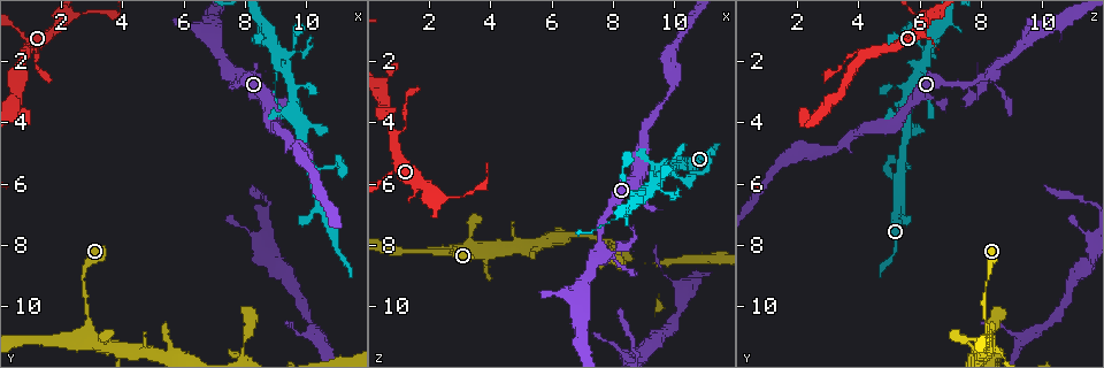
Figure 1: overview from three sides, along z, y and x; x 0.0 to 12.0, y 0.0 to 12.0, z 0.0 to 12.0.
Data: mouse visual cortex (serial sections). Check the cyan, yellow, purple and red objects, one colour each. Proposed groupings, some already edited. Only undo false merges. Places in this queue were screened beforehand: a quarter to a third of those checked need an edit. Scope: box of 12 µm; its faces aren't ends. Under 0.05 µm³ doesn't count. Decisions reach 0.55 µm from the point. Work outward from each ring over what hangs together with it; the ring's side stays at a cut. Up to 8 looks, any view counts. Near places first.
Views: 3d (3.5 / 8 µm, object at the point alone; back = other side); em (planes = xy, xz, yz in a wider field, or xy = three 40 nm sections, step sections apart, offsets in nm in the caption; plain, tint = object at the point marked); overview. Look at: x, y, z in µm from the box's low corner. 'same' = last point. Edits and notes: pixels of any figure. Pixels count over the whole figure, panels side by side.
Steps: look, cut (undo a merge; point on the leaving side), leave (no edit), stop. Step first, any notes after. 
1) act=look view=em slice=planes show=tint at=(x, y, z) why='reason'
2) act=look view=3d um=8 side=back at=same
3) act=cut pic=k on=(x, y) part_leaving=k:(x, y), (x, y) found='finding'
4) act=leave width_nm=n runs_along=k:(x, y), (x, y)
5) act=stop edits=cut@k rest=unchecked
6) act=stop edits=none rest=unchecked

act=look view=3d um=3.5 side=back at=(7.6, 2.5, 8.3)

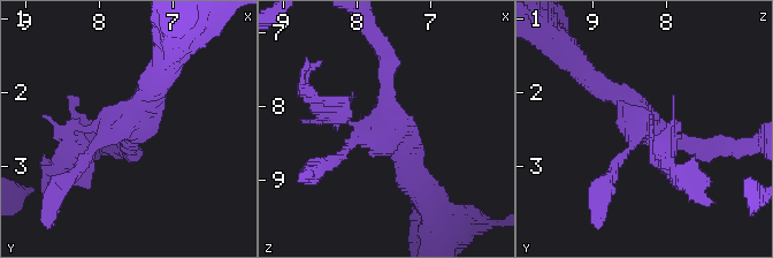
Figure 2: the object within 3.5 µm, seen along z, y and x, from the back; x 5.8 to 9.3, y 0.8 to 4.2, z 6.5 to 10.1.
act=leave arm_widths_nm=100,150,200,350 found='one cell here'

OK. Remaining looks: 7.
act=look view=em slice=xy step=2 show=tint at=(3.3, 11.2, 8.2) why='arms part here'

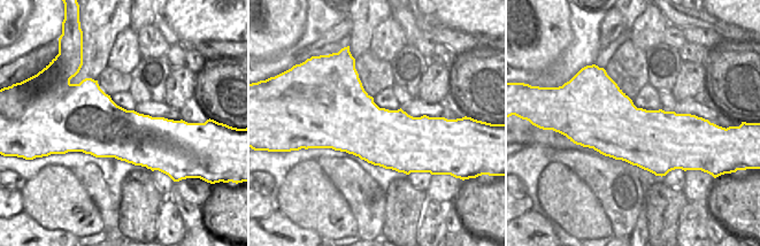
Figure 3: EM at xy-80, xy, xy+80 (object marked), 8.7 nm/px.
act=look view=3d um=3.5 at=same why='see where the arms go'

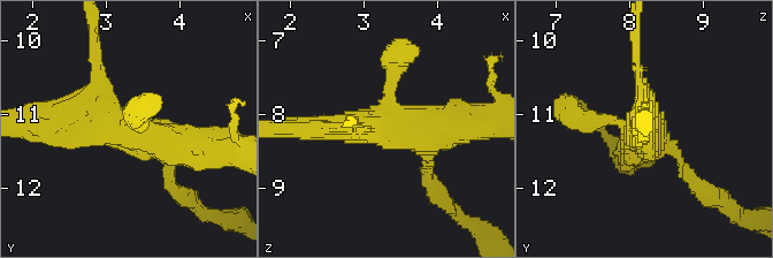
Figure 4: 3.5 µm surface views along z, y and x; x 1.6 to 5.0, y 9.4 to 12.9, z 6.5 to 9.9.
act=leave width_nm=550 runs_along=4:(96, 69), (96, 105), (124, 133), (201, 146) found='all the same cell'

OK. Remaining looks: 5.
act=look view=3d um=3.5 at=(8.0, 11.1, 8.0) why='abrupt turn'

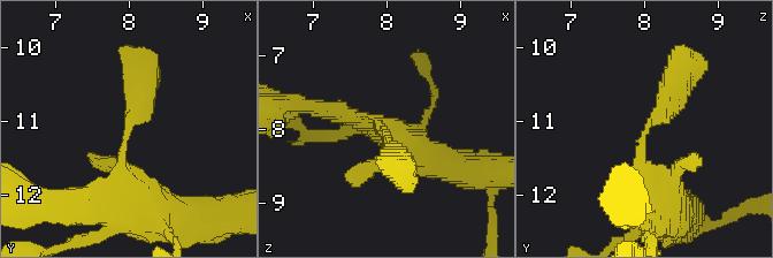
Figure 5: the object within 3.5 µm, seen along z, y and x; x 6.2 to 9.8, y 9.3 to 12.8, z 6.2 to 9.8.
act=look view=em slice=xy step=1 show=tint at=(8.00, 11.10, 8.00) arm_widths_nm=250,300

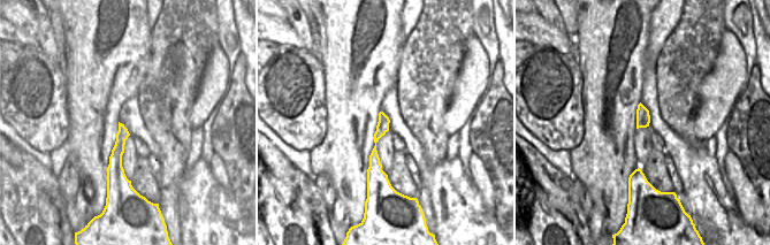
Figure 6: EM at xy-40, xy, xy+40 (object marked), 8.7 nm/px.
act=leave width_nm=110 runs_along=6:(381, 115), (374, 148), (376, 180) found='continuous, no second cell'

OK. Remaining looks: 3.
act=stop edits=none rest=unchecked

